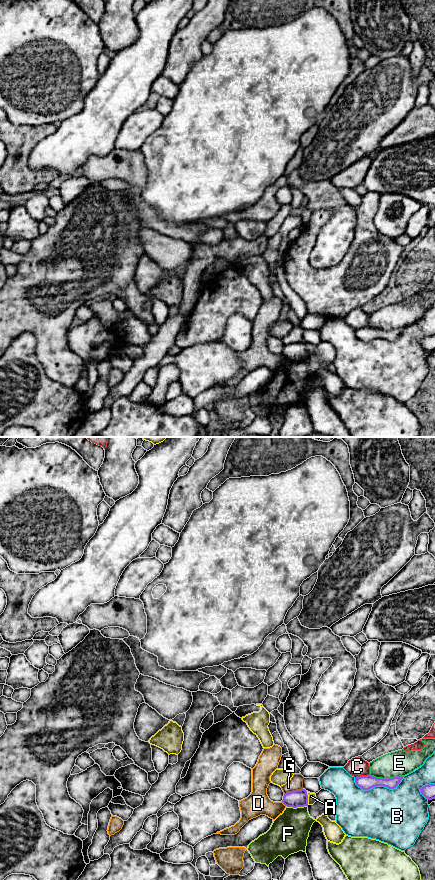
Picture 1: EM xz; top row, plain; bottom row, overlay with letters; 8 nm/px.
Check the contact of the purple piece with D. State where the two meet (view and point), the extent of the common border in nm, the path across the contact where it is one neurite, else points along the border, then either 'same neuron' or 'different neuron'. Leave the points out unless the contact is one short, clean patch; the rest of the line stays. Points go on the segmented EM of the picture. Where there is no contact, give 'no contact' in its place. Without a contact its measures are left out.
contact xz (283, 803); length 50 nm; border xz (281, 802), (285, 806); different neuron

